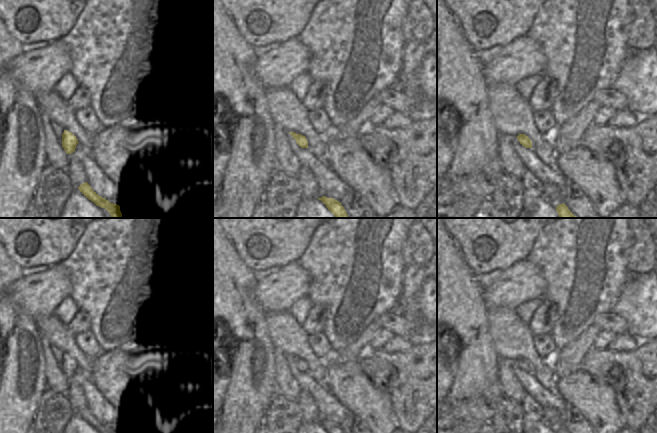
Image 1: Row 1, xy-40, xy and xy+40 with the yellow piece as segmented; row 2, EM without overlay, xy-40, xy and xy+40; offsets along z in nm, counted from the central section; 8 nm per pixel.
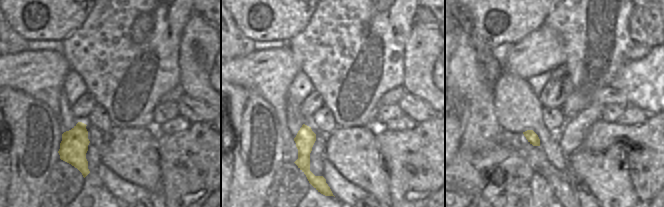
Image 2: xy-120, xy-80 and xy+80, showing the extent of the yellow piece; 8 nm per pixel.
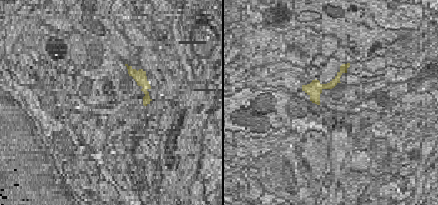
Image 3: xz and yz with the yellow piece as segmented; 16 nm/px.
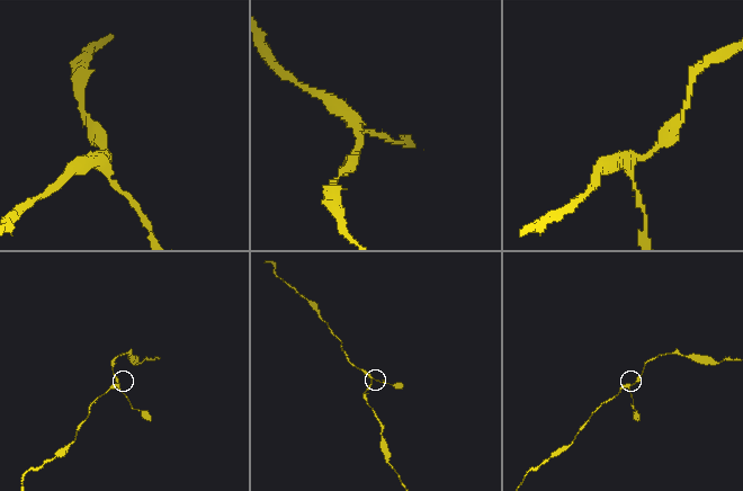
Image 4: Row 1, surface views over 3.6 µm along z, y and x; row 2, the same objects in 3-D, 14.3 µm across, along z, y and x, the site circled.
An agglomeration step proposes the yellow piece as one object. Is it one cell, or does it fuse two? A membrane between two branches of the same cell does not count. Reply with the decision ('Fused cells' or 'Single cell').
Single cell

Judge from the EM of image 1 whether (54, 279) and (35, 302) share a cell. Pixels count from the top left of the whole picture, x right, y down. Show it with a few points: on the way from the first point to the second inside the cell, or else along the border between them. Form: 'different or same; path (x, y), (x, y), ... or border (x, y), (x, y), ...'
same; path (52, 285), (41, 296)

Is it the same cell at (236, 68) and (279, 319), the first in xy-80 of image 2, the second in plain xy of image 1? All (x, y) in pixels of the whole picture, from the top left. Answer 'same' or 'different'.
different

